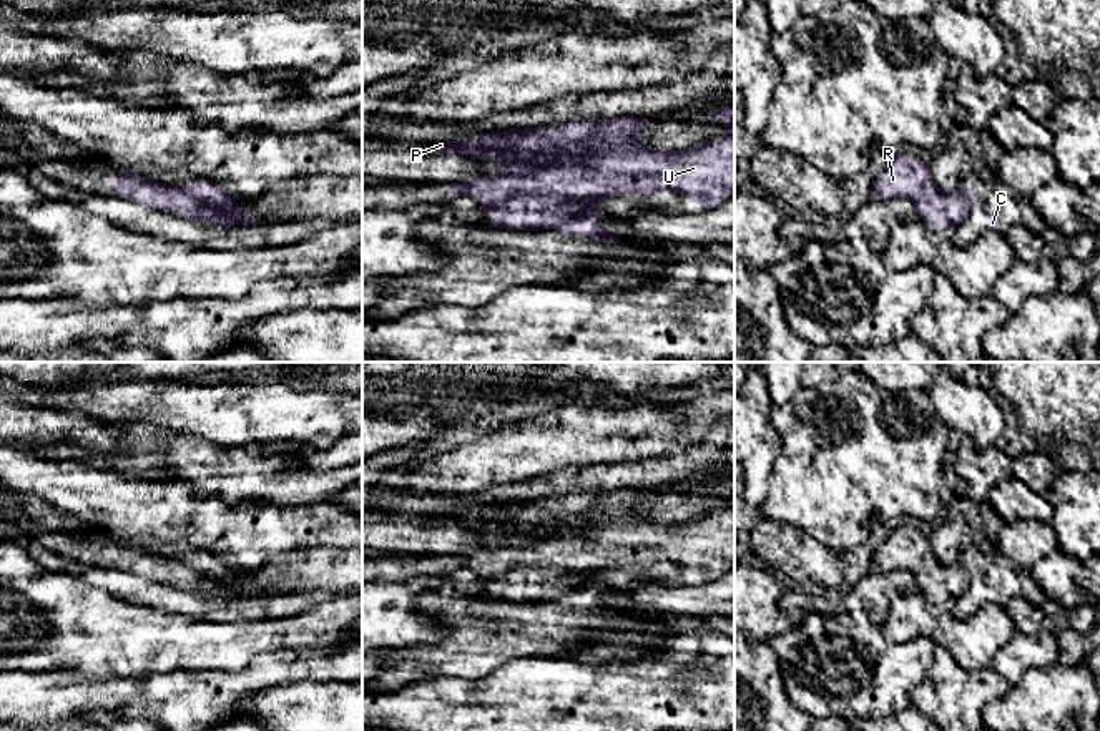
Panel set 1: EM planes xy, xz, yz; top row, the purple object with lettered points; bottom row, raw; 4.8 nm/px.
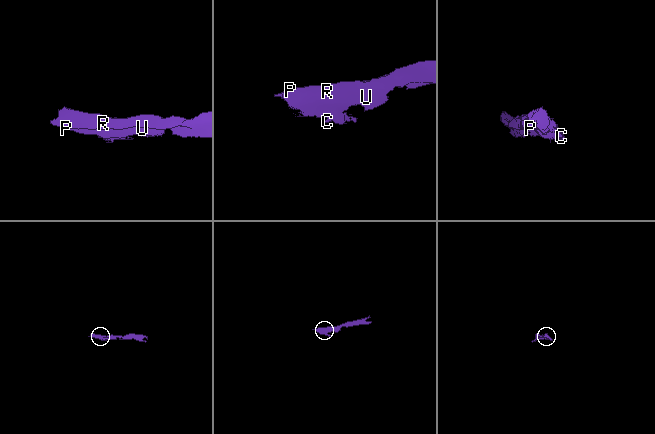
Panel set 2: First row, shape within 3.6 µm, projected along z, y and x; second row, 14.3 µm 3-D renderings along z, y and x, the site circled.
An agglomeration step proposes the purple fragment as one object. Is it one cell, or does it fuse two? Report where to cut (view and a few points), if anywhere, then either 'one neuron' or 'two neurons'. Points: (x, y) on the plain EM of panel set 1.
xy (186, 564), (198, 575), (215, 582), (223, 592) | two neurons

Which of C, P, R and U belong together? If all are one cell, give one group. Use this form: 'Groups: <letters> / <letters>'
Groups: C / P R U

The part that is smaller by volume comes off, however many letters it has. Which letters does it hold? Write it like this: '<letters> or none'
C

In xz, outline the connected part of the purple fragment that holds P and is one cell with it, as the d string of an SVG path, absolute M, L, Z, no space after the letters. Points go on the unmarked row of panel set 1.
M721 478L713 490L724 490L728 505L715 510L701 518L688 520L678 525L660 525L650 522L648 517L636 510L636 503L648 498L648 490L640 488L613 488L582 492L560 498L542 500L508 500L502 503L487 503L475 510L457 510L454 513L437 513L435 527L465 525L472 533L498 532L502 543L497 547L475 547L469 553L442 555L442 563L449 567L449 573L460 568L472 568L490 590L485 600L507 603L543 603L558 600L567 590L590 585L592 576L598 572L641 567L651 568L663 563L683 567L688 573L698 572L705 583L721 578L734 568L734 478Z

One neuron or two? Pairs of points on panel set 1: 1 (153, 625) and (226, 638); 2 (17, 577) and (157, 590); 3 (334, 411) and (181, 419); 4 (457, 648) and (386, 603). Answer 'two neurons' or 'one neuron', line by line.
1: one neuron
2: two neurons
3: one neuron
4: two neurons

